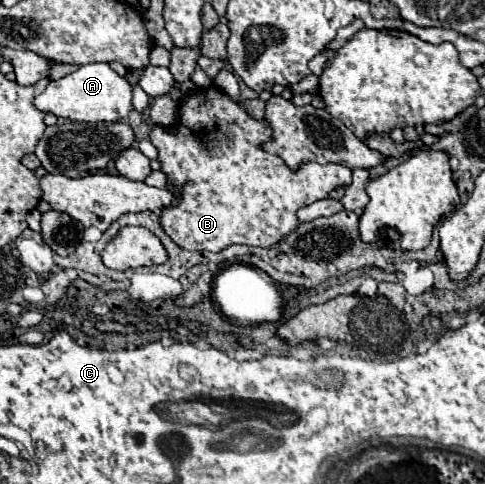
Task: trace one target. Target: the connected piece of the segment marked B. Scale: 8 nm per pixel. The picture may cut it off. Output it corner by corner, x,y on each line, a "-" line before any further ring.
193,89
179,103
181,121
175,125
175,135
165,133
163,127
151,131
151,143
159,149
161,171
169,175
173,183
173,193
181,195
177,207
165,209
161,213
161,227
165,233
183,249
195,251
221,251
233,243
269,247
281,241
297,227
295,211
299,207
311,205
319,199
325,199
337,187
351,185
351,169
337,163
305,163
299,171
291,171
281,157
261,151
257,145
269,139
269,127
265,121
251,119
245,109
231,101
221,89

